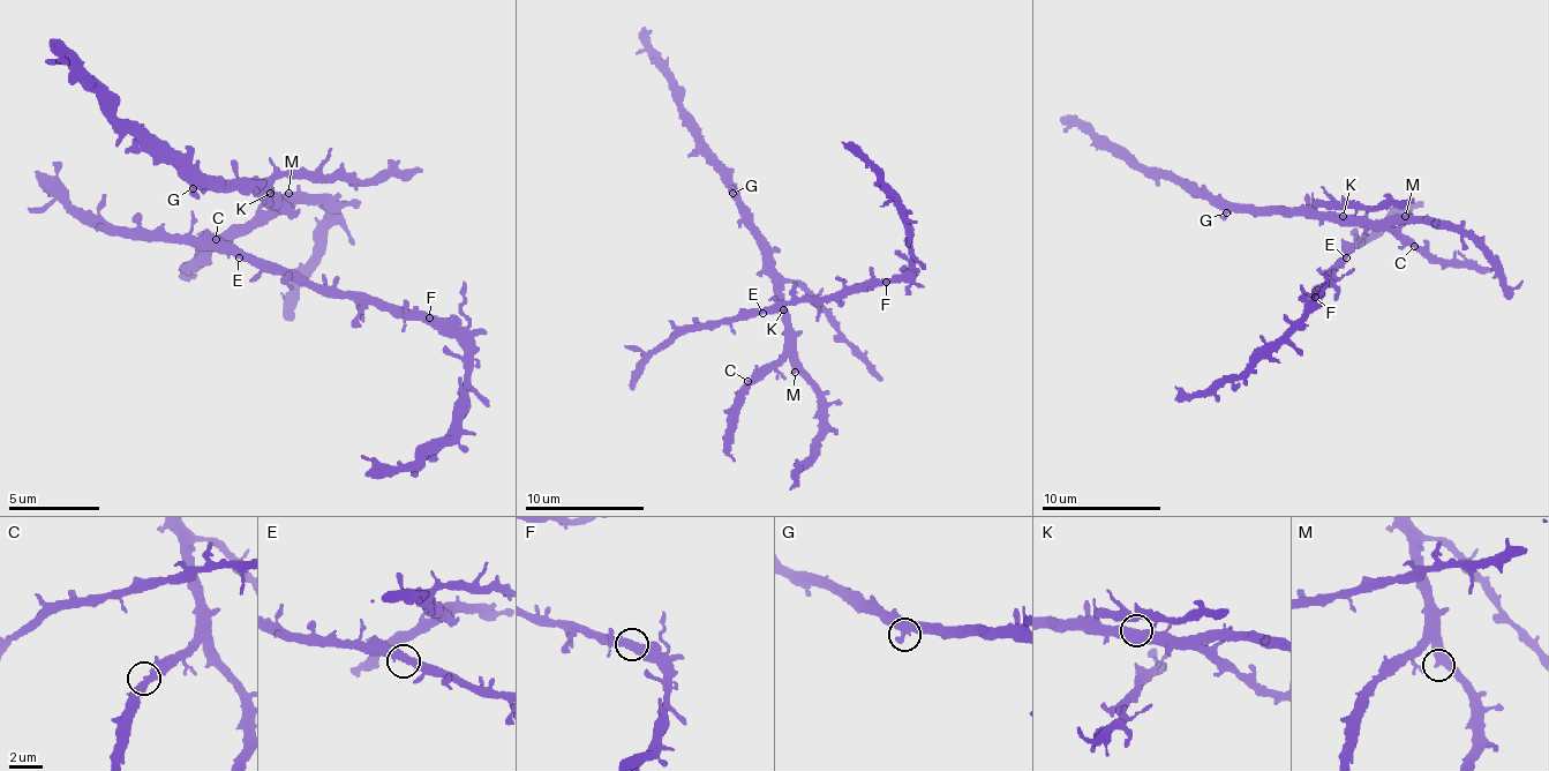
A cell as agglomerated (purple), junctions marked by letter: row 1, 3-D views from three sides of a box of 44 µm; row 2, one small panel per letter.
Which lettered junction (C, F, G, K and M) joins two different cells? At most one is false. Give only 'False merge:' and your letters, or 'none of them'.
False merge: none of them

